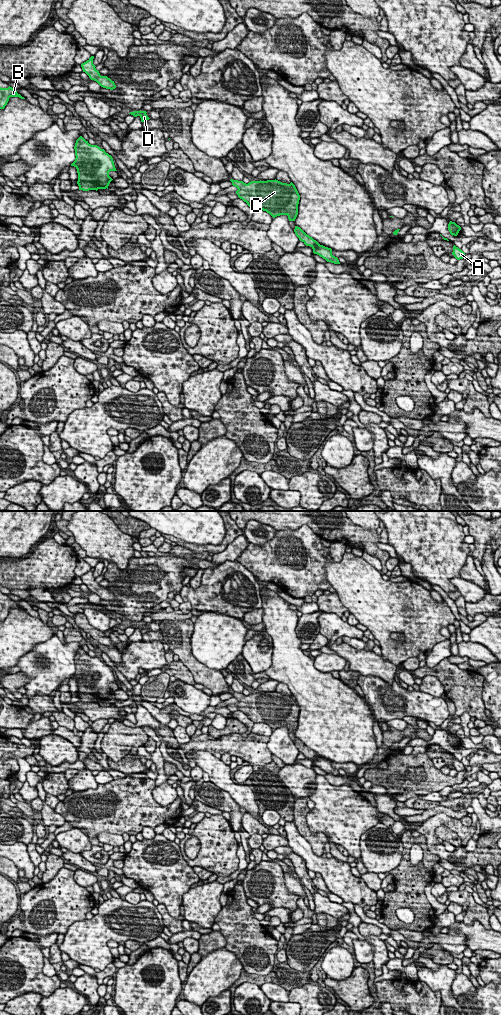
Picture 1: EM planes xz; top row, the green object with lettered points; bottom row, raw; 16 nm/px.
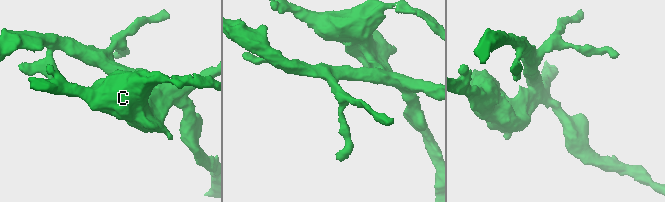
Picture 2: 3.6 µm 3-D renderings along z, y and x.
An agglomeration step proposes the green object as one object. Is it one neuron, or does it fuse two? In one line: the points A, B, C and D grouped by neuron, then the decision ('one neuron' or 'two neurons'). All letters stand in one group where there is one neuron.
groups A C D / B; two neurons

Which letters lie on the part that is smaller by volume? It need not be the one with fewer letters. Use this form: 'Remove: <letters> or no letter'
Remove: B

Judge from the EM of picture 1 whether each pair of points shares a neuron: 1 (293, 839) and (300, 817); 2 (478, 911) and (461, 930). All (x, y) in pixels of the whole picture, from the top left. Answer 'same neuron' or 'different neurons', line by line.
1: different neurons
2: different neurons

